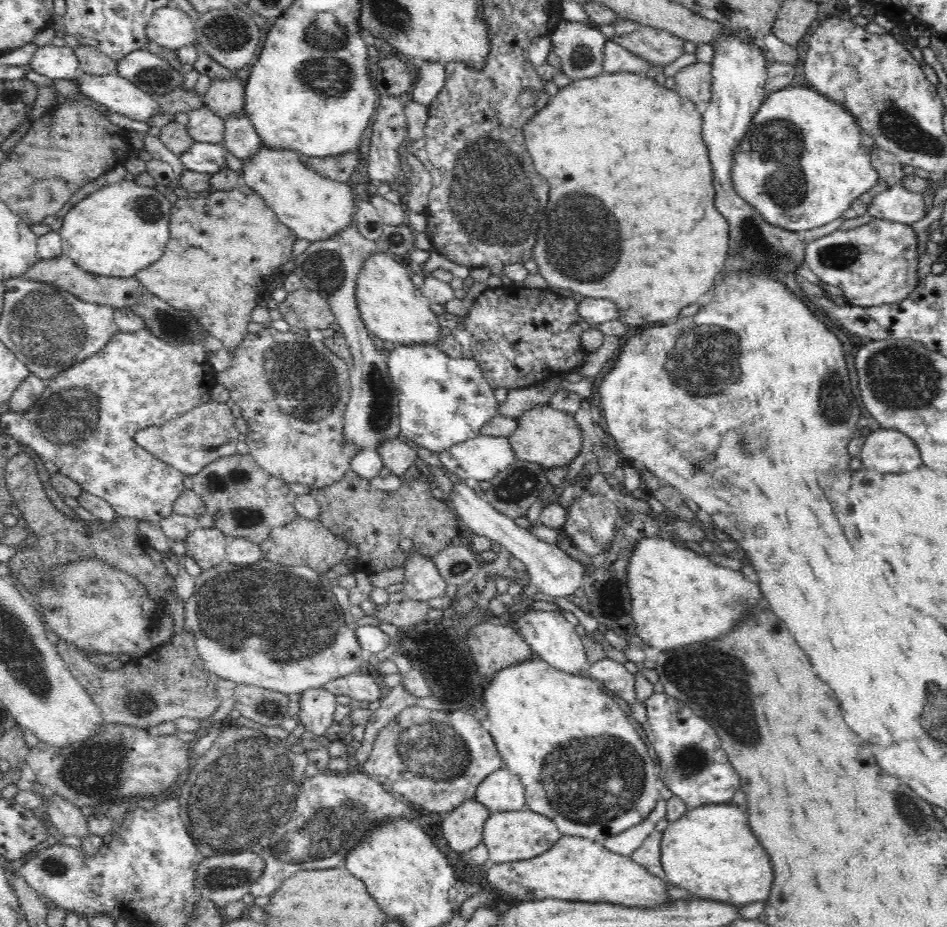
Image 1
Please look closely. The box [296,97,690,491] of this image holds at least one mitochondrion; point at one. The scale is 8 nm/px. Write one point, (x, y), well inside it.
(481, 191)

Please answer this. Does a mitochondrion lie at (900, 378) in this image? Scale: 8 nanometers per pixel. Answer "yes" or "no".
yes

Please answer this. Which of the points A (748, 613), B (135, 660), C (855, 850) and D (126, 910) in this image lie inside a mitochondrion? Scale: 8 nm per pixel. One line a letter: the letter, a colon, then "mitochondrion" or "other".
A: other
B: other
C: other
D: other

